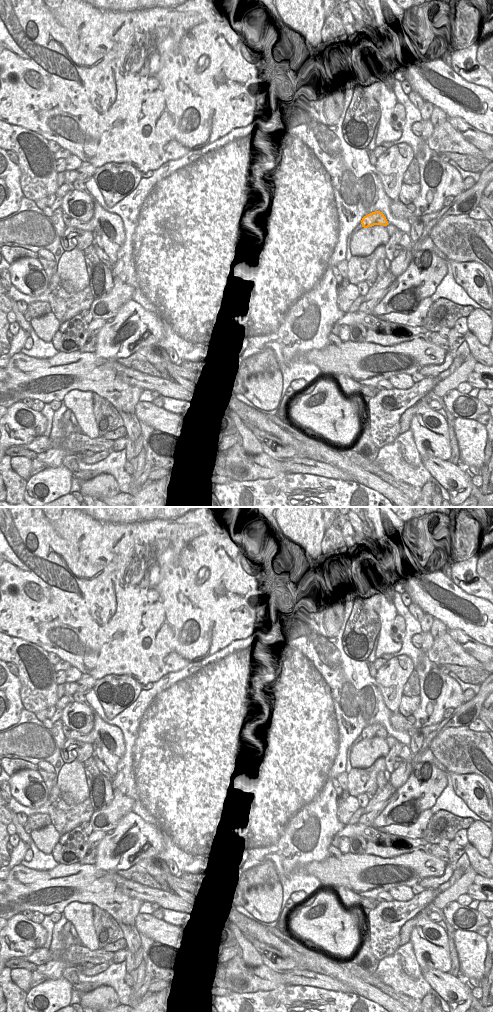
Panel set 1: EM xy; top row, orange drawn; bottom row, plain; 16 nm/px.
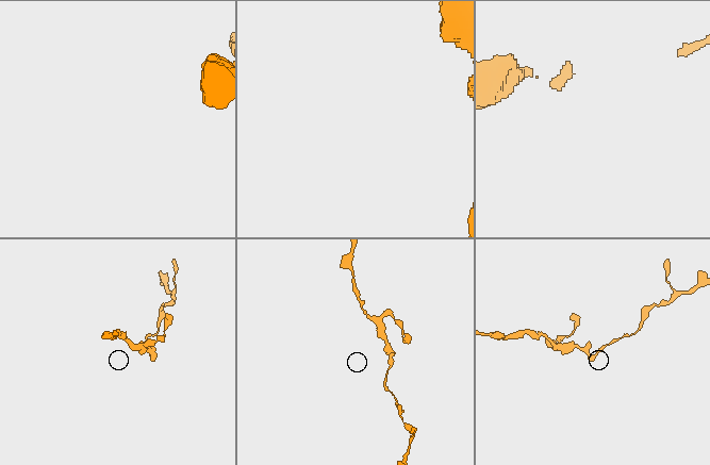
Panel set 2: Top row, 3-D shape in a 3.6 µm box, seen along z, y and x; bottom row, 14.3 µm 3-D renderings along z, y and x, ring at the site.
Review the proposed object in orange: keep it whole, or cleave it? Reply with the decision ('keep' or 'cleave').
keep

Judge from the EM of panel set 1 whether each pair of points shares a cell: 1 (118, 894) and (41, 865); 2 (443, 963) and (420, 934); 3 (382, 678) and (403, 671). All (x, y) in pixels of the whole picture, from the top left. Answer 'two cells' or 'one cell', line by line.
1: two cells
2: one cell
3: one cell

